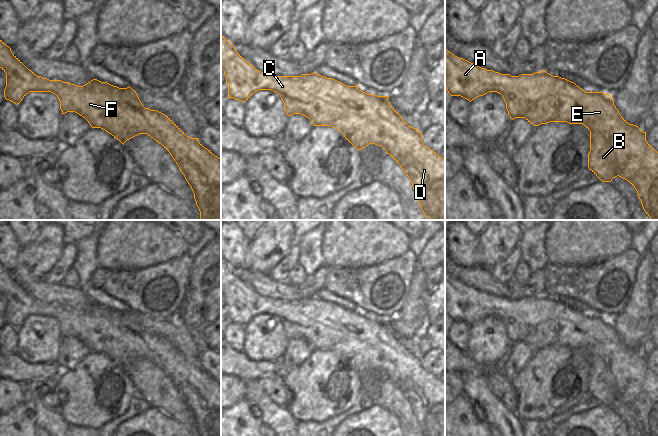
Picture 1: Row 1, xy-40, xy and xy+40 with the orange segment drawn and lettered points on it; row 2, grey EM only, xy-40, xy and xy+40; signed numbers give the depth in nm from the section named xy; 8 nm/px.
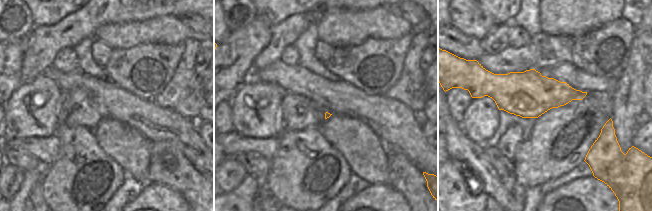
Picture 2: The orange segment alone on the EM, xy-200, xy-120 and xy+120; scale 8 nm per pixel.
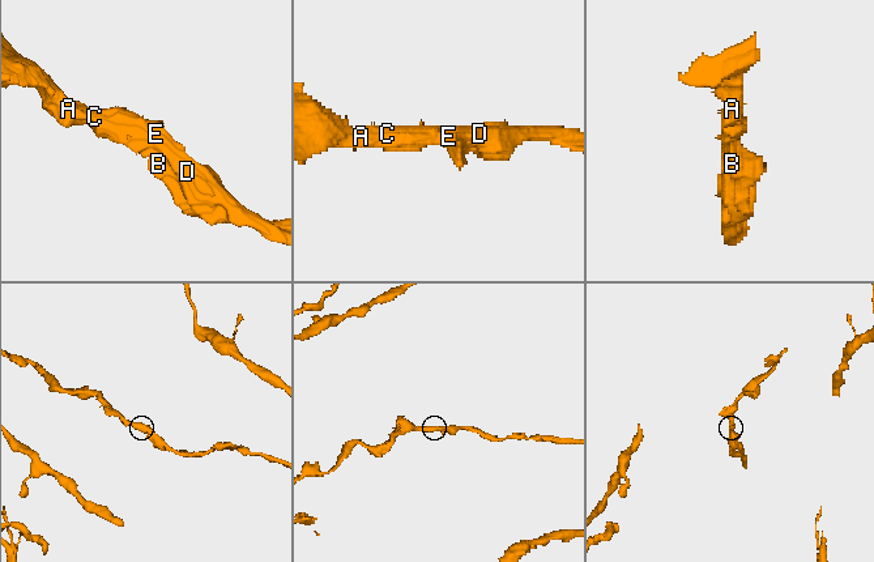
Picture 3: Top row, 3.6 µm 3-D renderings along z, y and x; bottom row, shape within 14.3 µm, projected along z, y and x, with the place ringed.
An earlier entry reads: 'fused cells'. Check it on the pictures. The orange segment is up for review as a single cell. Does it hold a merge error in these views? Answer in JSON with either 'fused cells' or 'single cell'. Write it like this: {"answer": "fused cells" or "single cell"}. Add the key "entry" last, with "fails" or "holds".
{"answer": "single cell", "entry": "fails"}

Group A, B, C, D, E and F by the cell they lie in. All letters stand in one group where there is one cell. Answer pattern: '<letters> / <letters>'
A B C D E F

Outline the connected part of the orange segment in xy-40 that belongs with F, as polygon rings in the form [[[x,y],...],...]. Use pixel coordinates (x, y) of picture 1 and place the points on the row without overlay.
[[[0,264],[0,292],[6,297],[4,321],[16,329],[29,316],[51,316],[60,325],[62,338],[75,336],[85,342],[92,352],[101,352],[124,367],[139,359],[147,358],[161,368],[172,380],[190,409],[200,436],[221,436],[221,383],[205,372],[198,362],[187,360],[168,340],[145,332],[136,315],[130,310],[119,312],[93,303],[83,310],[61,304],[49,304],[29,294]]]

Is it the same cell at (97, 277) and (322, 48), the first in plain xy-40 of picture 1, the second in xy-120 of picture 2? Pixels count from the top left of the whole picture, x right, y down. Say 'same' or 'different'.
same

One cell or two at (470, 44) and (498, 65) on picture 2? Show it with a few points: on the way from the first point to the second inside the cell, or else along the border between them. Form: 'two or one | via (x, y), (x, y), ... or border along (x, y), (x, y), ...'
two | border along (484, 53), (476, 59)

